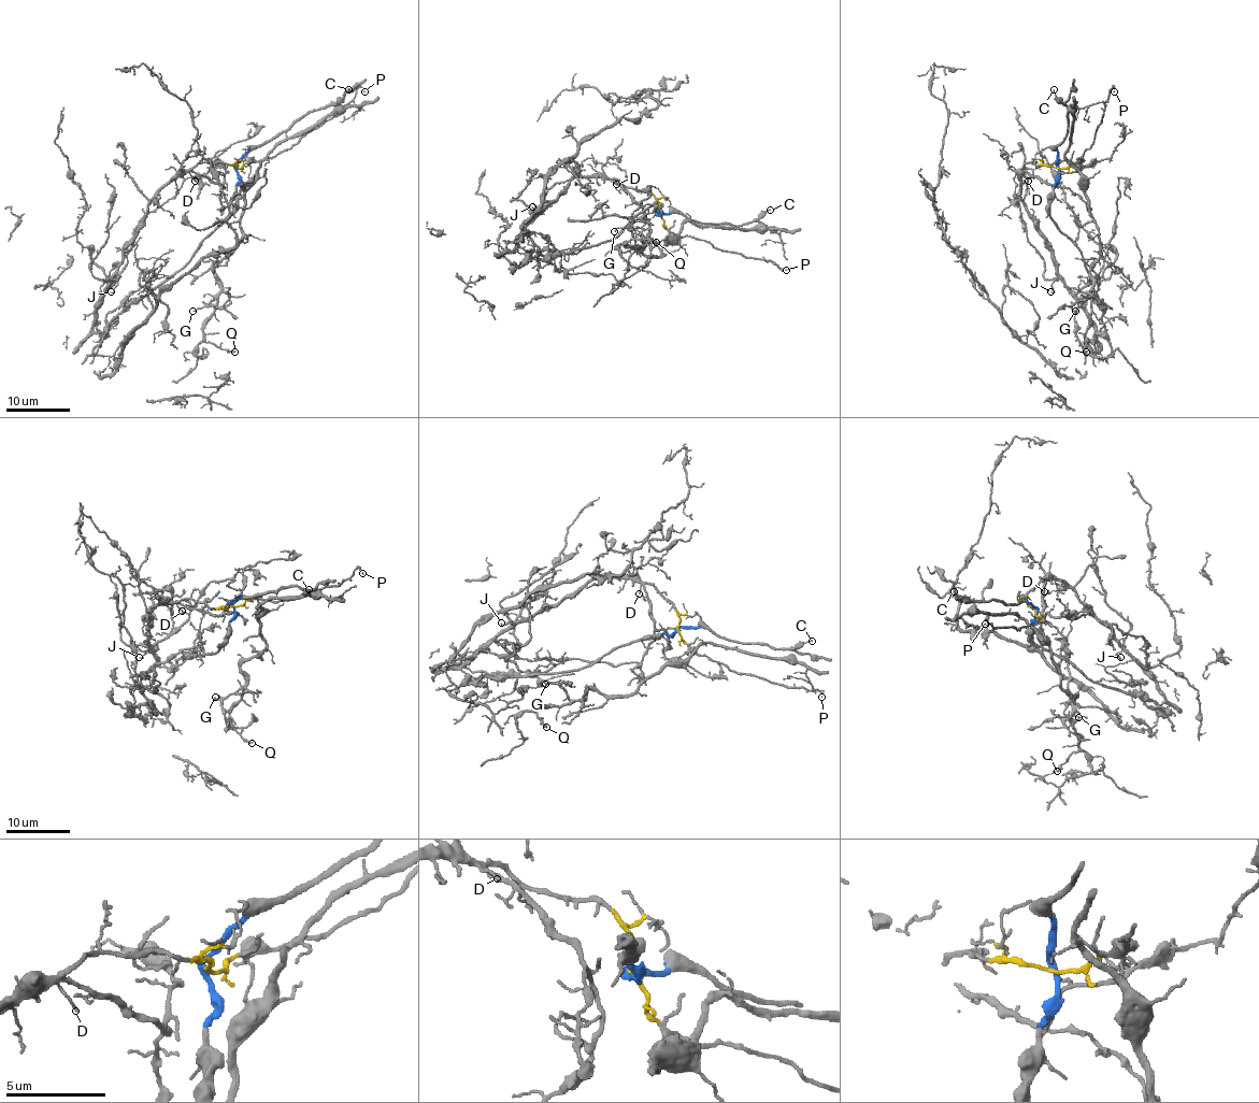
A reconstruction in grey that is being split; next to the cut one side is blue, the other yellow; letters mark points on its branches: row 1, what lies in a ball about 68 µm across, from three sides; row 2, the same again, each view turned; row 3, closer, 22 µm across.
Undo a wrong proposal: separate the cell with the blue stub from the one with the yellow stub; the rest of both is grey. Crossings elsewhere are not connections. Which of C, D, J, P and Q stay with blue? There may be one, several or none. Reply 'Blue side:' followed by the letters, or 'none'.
Blue side: C, Q

